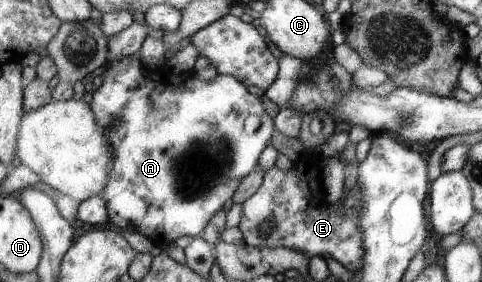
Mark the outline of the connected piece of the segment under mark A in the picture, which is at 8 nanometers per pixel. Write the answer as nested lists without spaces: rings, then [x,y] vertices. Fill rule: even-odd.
[[[137,54],[121,58],[120,60],[110,61],[108,66],[106,66],[106,73],[102,76],[103,83],[101,87],[94,92],[94,99],[91,105],[99,118],[99,123],[104,125],[104,128],[107,128],[109,132],[113,153],[116,157],[115,170],[111,174],[111,183],[103,194],[109,202],[111,221],[122,229],[139,232],[146,238],[164,247],[171,245],[180,237],[186,235],[193,237],[202,235],[203,229],[212,216],[222,209],[224,203],[229,198],[234,196],[235,188],[239,186],[240,180],[254,170],[262,150],[270,146],[270,138],[272,138],[272,132],[274,132],[275,122],[272,122],[272,118],[266,114],[266,110],[262,106],[262,98],[258,98],[258,95],[250,94],[250,90],[235,76],[218,74],[214,80],[204,81],[200,80],[193,72],[183,73],[182,75],[171,73],[170,76],[164,76],[164,78],[162,76],[160,78],[152,78],[152,72],[154,71],[143,65]],[[250,114],[257,114],[262,119],[260,127],[252,134],[244,131],[244,122],[246,122],[246,118]],[[116,118],[118,118],[119,122],[114,127],[112,124],[114,124]]]

